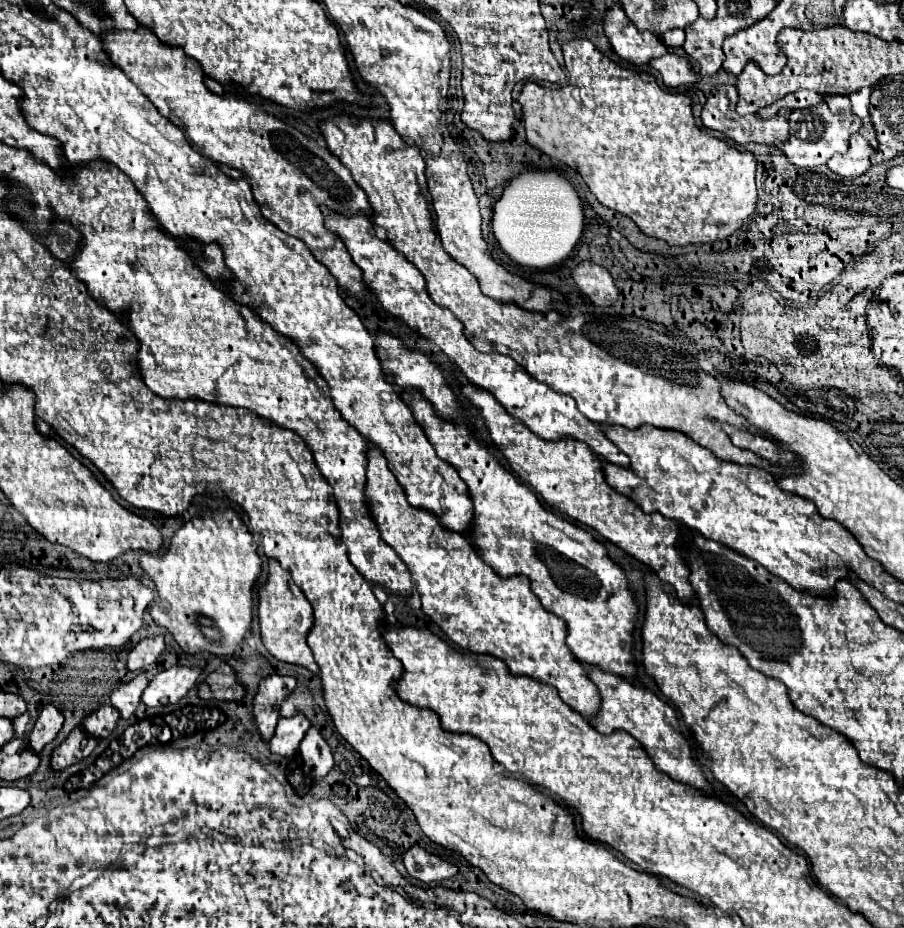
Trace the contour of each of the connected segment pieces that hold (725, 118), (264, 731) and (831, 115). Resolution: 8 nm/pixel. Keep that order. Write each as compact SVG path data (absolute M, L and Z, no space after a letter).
M720 85L714 87L710 91L710 97L702 109L702 123L706 129L716 129L720 133L724 133L726 137L734 139L740 145L746 143L760 143L760 145L776 145L776 143L784 143L788 139L788 121L780 115L772 117L772 119L758 119L756 115L744 115L740 117L734 107L736 107L736 99L738 99L738 91L734 85Z
M272 675L260 681L260 687L252 699L252 715L262 741L268 743L272 739L272 733L278 723L280 703L292 693L294 687L296 687L294 677Z
M826 101L808 109L794 109L788 121L792 125L792 137L780 149L796 167L824 165L834 153L846 153L850 135L858 133L858 129L862 127L862 121L854 111L834 113Z

